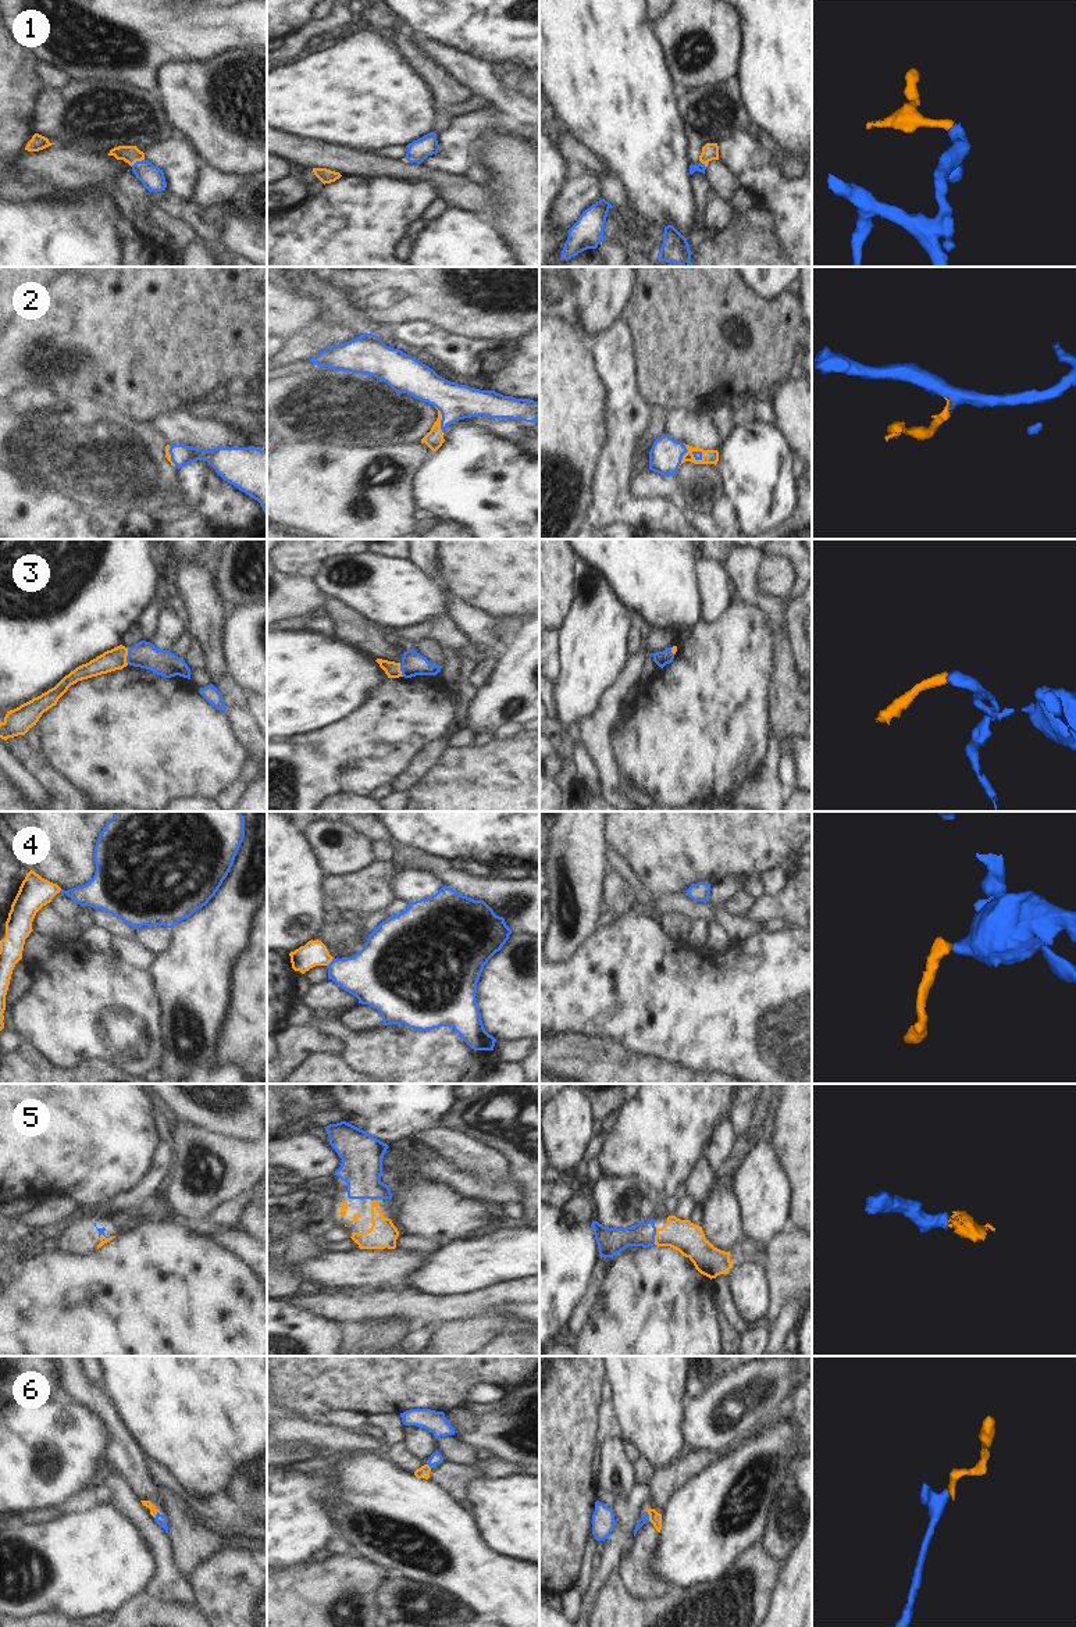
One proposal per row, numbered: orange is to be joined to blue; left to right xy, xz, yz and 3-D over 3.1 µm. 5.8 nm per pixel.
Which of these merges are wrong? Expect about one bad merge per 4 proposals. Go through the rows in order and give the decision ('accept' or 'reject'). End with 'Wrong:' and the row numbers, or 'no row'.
1: accept
2: accept
3: accept
4: accept
5: accept
6: accept
Wrong: no row

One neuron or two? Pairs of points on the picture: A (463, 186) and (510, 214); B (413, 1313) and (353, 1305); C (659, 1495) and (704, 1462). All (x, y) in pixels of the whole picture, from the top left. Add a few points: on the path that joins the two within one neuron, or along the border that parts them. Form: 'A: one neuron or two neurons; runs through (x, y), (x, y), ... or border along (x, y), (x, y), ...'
A: two neurons; border along (492, 192), (485, 217)
B: one neuron; runs through (398, 1305), (369, 1305)
C: one neuron; runs through (669, 1484), (686, 1467), (693, 1465)

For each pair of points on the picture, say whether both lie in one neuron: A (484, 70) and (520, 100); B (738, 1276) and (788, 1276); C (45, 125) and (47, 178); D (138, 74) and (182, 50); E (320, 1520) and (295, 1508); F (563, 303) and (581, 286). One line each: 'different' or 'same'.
A: same
B: different
C: different
D: same
E: same
F: different

